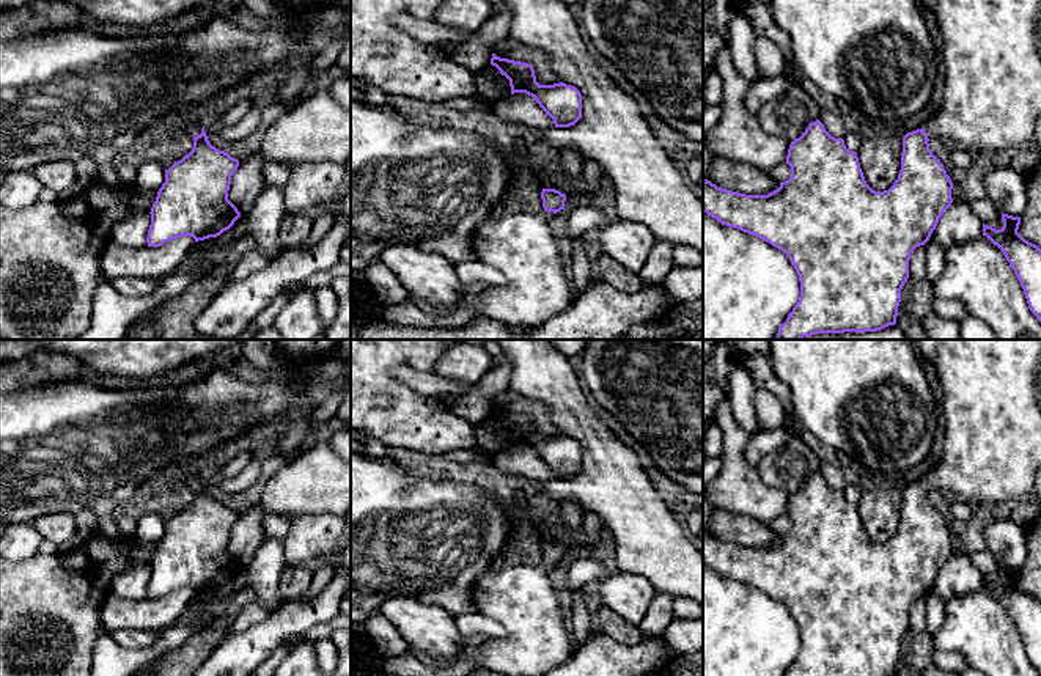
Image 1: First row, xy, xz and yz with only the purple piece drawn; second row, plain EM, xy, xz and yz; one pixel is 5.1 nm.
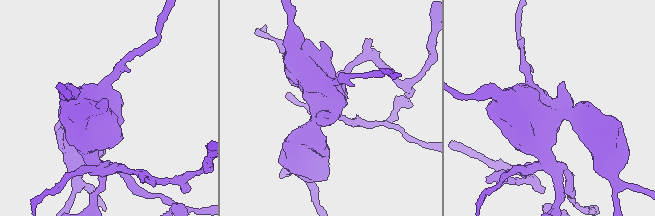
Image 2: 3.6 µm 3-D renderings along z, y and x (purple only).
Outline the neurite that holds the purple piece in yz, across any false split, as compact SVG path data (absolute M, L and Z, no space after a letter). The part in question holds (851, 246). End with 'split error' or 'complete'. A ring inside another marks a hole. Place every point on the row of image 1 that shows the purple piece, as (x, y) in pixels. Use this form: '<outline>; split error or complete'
M920 0L920 3L923 3L934 14L942 33L940 52L945 61L945 90L936 116L925 127L907 132L903 137L901 170L898 179L888 190L876 192L866 184L857 152L849 151L843 138L832 137L819 119L810 123L805 132L799 138L791 141L786 156L786 163L791 167L791 178L785 182L780 182L780 187L777 190L767 195L745 195L717 187L708 179L703 181L703 212L711 215L722 225L738 228L777 247L789 258L799 275L799 302L788 314L786 321L778 327L777 340L802 340L804 336L818 333L877 332L896 324L901 289L909 278L910 253L917 247L925 245L929 241L932 231L939 223L939 219L953 203L953 182L940 160L929 149L928 141L931 138L947 137L958 141L967 151L977 149L980 152L994 152L1033 145L1035 127L1041 116L1041 0Z; split error

